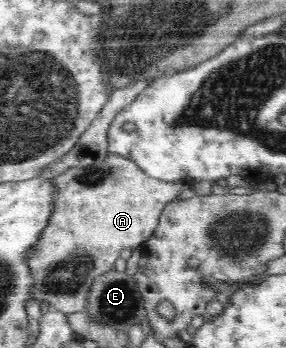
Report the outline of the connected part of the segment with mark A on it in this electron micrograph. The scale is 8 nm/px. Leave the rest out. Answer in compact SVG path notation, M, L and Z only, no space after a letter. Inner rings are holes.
M110 155L90 167L70 167L53 178L56 193L52 196L52 213L38 241L30 248L25 261L31 269L33 286L31 299L47 309L64 313L80 313L88 306L88 293L93 280L114 270L116 259L140 247L153 235L159 224L160 214L178 194L189 188L188 181L160 181L148 177L136 163L127 157Z

